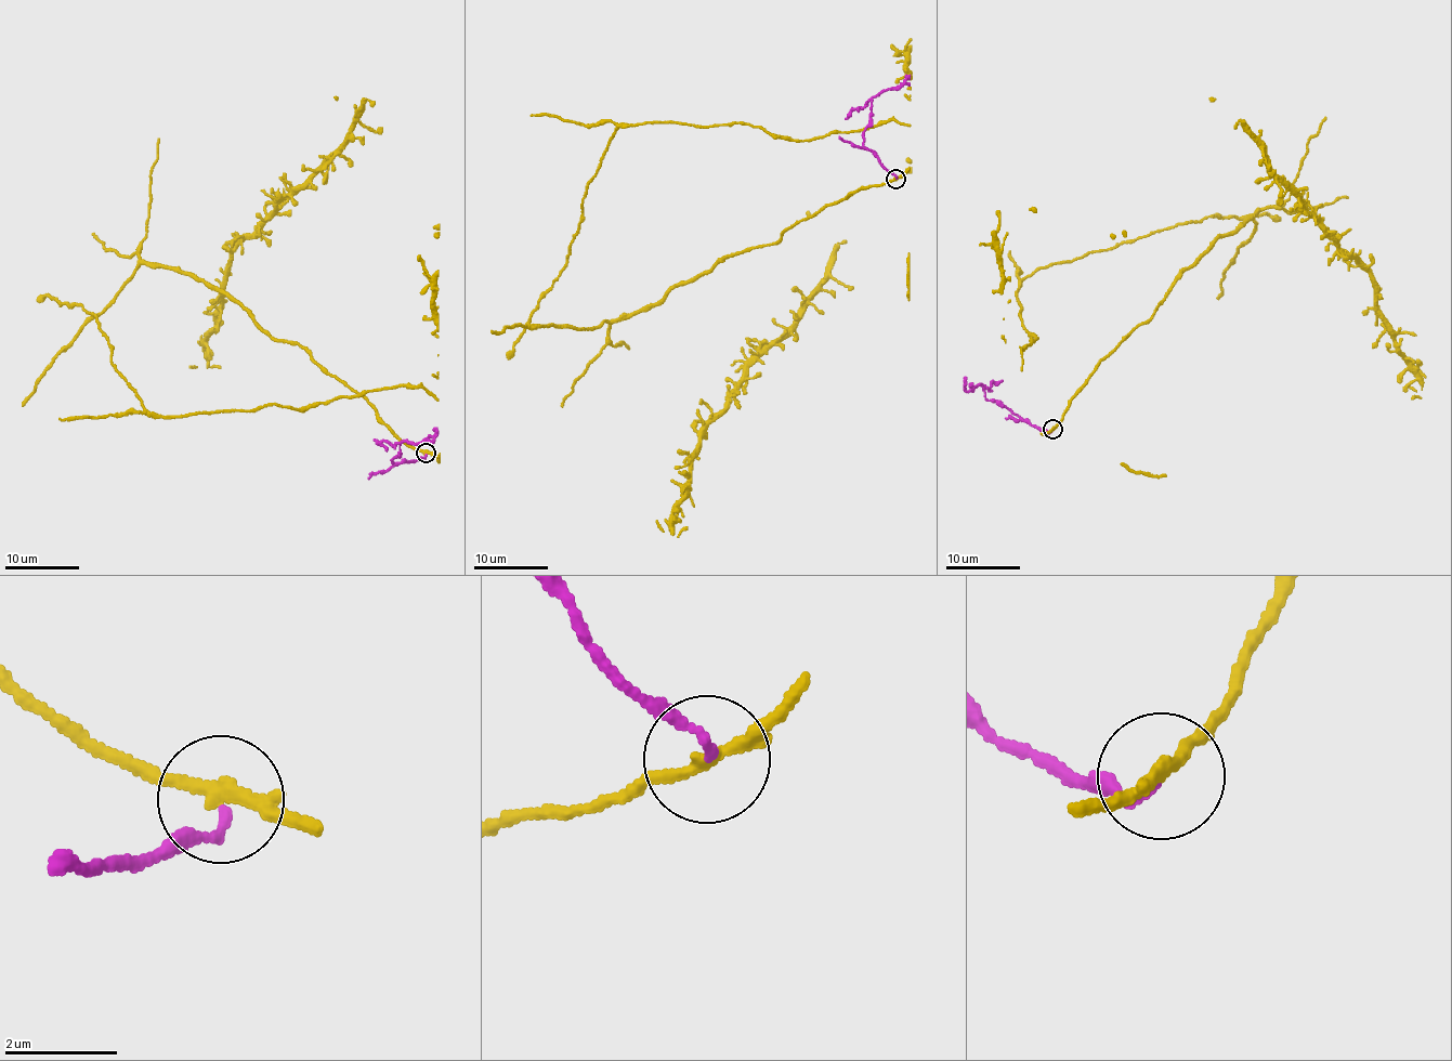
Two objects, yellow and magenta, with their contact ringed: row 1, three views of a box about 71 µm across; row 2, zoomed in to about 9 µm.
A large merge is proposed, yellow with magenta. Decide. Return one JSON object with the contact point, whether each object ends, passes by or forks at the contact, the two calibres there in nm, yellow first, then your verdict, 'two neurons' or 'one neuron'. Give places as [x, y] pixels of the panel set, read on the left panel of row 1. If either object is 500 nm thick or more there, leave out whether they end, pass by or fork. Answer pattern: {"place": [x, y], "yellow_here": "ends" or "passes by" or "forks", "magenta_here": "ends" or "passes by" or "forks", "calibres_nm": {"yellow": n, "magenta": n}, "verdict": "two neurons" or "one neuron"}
{"place": [426, 453], "yellow_here": "passes by", "magenta_here": "ends", "calibres_nm": {"yellow": 240, "magenta": 160}, "verdict": "two neurons"}

